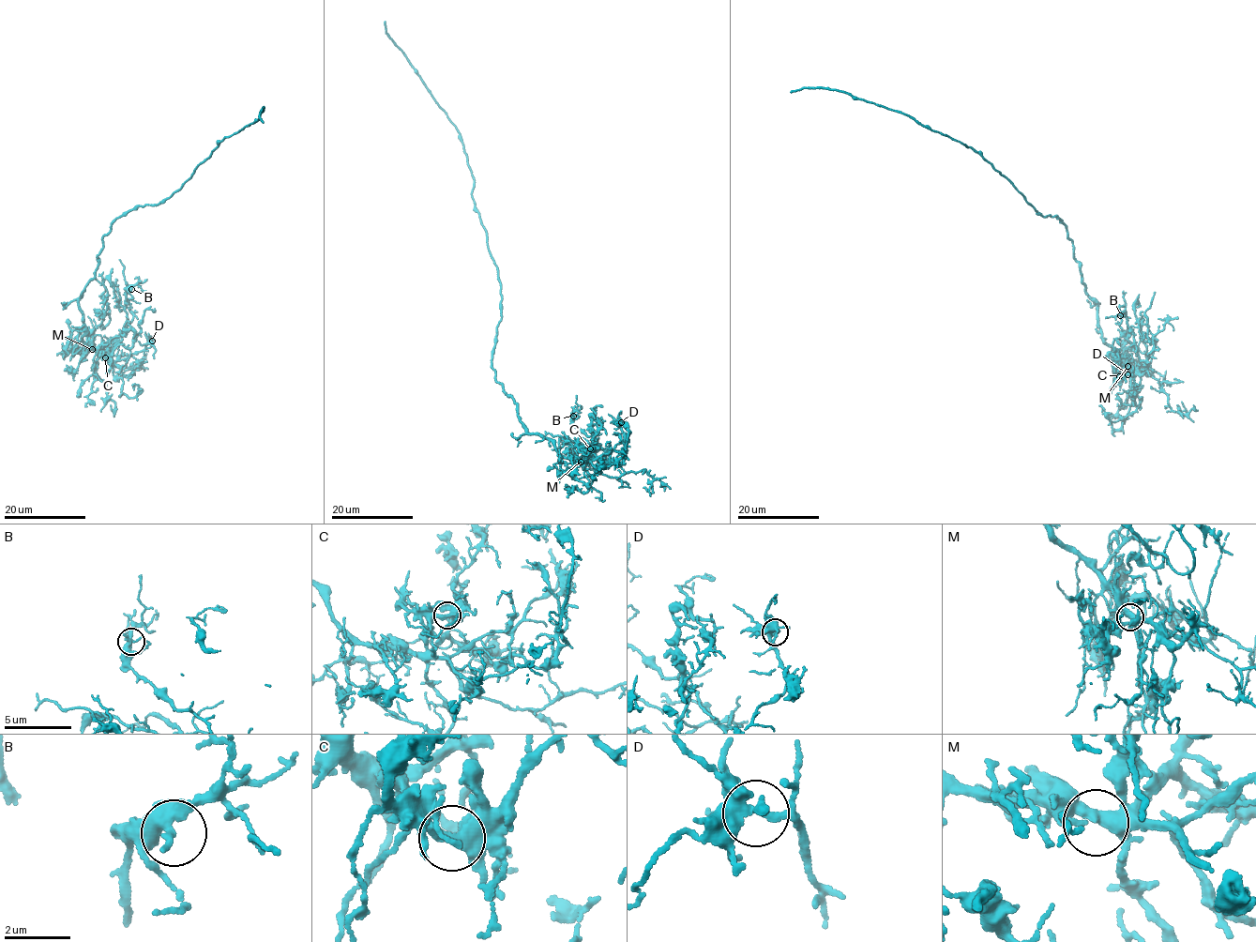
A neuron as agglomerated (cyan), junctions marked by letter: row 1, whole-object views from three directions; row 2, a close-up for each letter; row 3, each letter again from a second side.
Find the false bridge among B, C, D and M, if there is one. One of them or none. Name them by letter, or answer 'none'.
none

